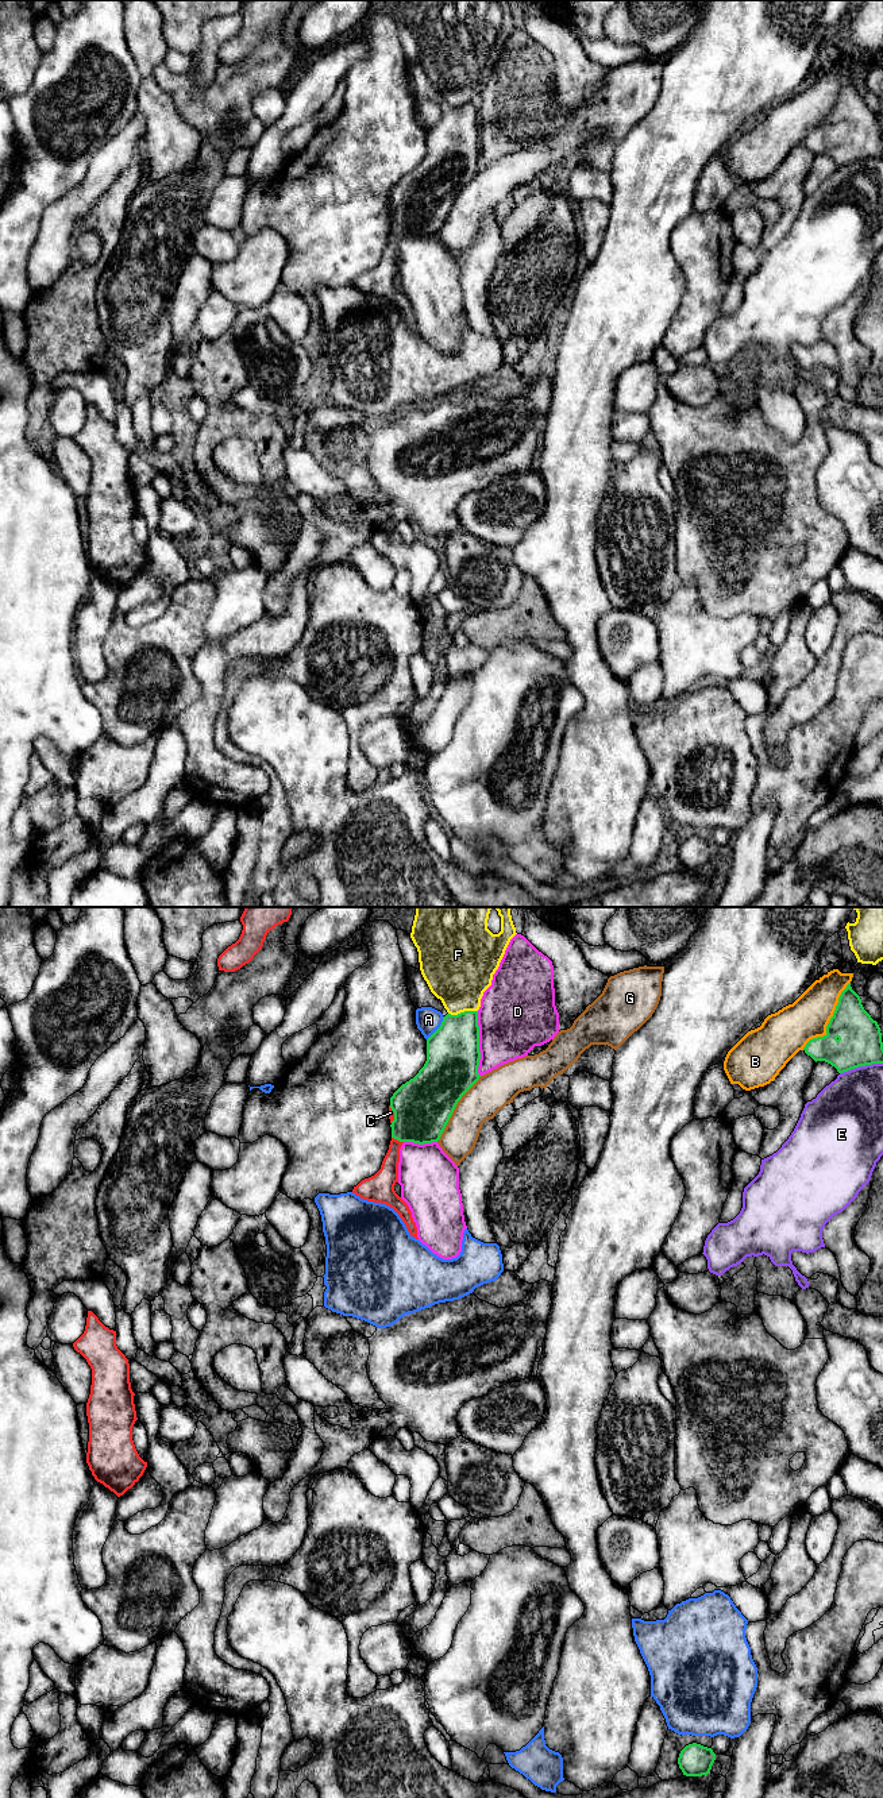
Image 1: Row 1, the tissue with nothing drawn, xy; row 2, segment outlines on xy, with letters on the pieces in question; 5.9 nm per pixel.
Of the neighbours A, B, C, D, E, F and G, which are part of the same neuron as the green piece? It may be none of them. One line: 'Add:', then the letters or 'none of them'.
Add: C

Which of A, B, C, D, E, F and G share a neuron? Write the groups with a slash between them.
A / B / C / D / E / F / G

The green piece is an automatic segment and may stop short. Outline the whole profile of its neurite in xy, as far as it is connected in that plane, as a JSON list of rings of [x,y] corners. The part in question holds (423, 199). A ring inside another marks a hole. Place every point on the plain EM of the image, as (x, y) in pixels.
[[[478,104],[447,107],[440,120],[427,132],[427,154],[419,166],[402,177],[390,190],[389,212],[392,234],[381,262],[354,279],[352,286],[363,293],[386,297],[405,316],[410,329],[417,331],[417,320],[408,297],[396,286],[398,275],[400,242],[404,235],[419,238],[437,235],[462,189],[479,173],[478,159],[479,119]]]

